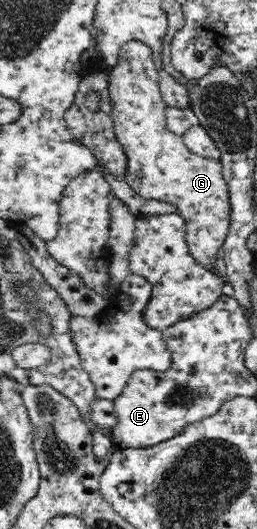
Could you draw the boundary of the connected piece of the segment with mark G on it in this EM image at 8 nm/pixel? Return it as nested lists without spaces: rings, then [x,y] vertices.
[[[130,40],[121,47],[121,52],[110,80],[110,93],[113,104],[113,120],[118,141],[124,146],[129,157],[127,185],[144,199],[170,201],[178,208],[177,213],[185,221],[185,239],[189,254],[214,276],[220,277],[223,285],[229,278],[222,263],[226,251],[226,241],[234,219],[234,209],[230,200],[230,185],[224,178],[221,160],[211,160],[190,151],[183,138],[167,127],[167,105],[158,88],[158,70],[151,47],[140,40]]]

